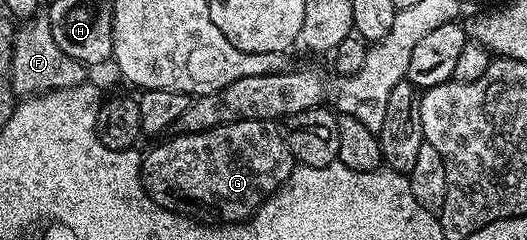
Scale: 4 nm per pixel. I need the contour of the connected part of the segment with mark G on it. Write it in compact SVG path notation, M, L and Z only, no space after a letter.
M237 121L199 133L180 133L171 138L171 141L160 142L140 161L142 186L146 188L146 196L160 207L198 219L213 219L218 223L246 220L285 183L296 164L284 143L281 128L272 121Z

